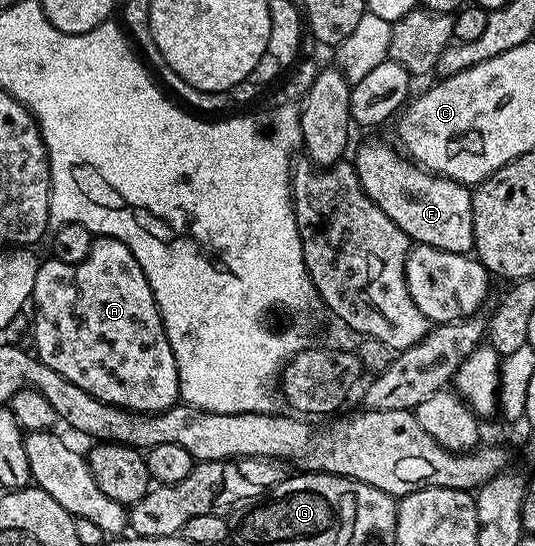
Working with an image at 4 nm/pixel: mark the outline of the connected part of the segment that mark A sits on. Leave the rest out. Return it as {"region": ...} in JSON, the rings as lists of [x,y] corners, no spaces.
{"region":[[[95,236],[88,255],[84,259],[80,259],[80,263],[60,263],[53,259],[43,260],[36,271],[32,309],[33,305],[35,349],[33,352],[39,361],[52,367],[52,371],[64,375],[64,379],[68,379],[68,383],[76,383],[76,387],[80,387],[80,391],[86,391],[88,395],[100,399],[106,405],[114,405],[117,409],[129,409],[132,413],[162,413],[165,409],[172,408],[179,400],[176,359],[172,355],[172,347],[166,338],[166,328],[162,322],[154,292],[140,263],[136,263],[136,255],[132,255],[132,251],[128,251],[128,247],[124,243],[120,243],[120,239]]]}

